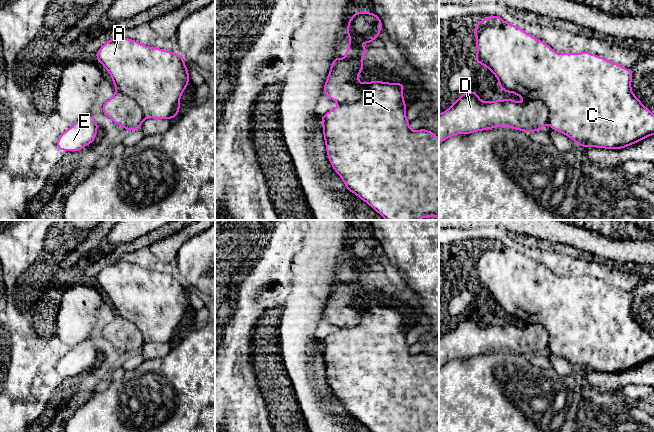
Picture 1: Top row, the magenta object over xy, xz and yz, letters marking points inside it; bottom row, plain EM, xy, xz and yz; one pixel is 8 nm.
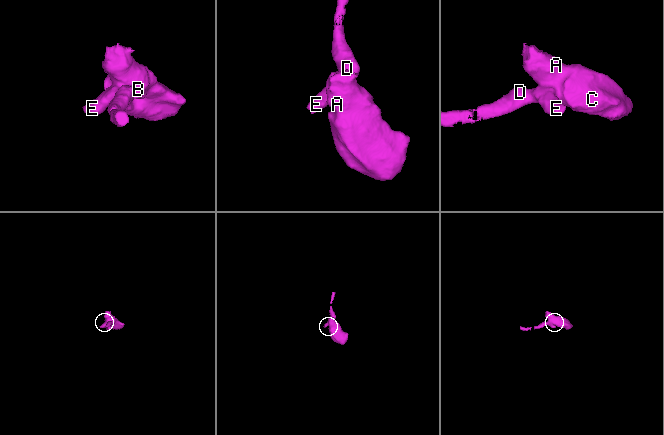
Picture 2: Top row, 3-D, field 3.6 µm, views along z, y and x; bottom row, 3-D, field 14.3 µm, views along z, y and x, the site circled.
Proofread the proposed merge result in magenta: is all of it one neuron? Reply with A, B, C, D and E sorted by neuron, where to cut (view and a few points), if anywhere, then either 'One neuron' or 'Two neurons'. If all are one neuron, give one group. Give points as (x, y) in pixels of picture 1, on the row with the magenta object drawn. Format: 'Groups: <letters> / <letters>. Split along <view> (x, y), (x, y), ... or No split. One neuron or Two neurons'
Groups: A B C / D E. Split along yz (525, 99), (540, 100), (547, 108), (549, 122). Two neurons

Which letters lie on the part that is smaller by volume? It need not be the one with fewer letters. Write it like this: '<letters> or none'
D, E

